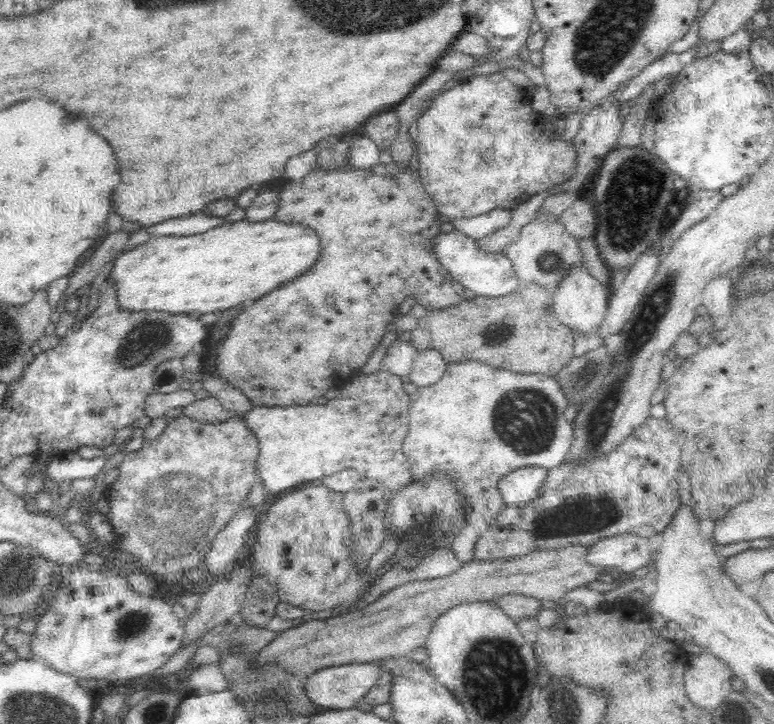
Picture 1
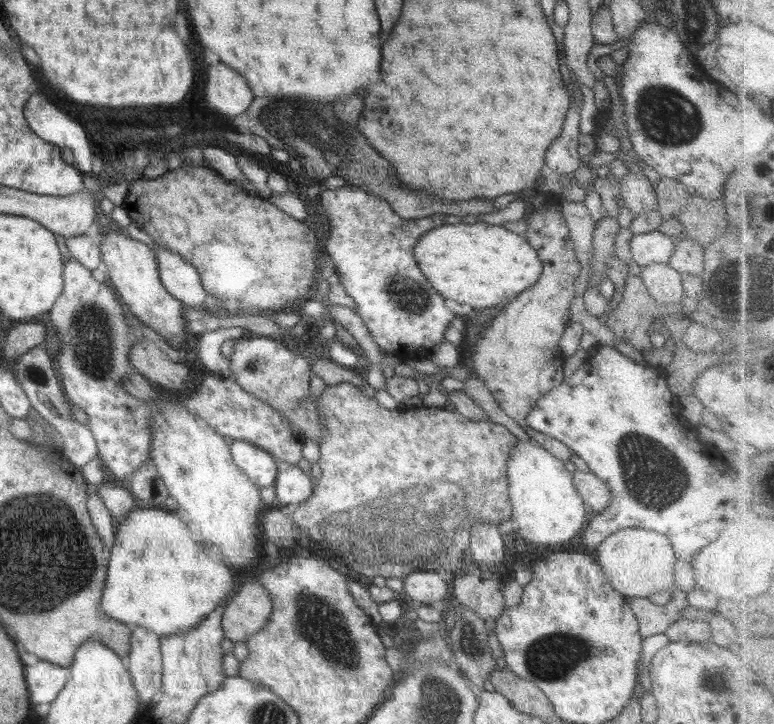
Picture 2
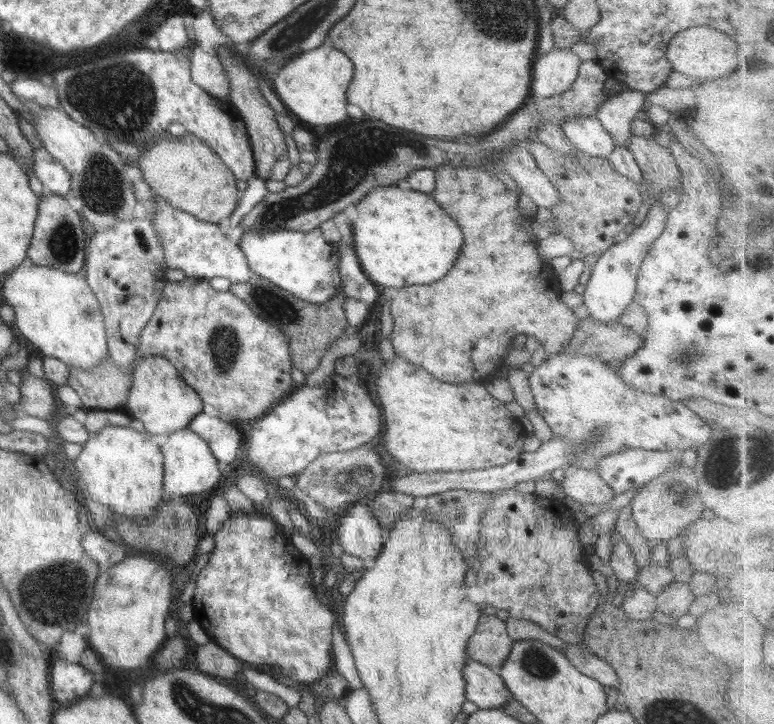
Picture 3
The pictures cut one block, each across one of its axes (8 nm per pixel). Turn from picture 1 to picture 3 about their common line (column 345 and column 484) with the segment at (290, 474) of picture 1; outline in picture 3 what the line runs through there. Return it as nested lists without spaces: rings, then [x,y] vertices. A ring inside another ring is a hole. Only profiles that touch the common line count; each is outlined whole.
[[[396,354],[394,360],[385,362],[380,366],[378,378],[372,383],[371,390],[378,393],[378,400],[380,400],[380,410],[386,417],[386,430],[382,436],[383,446],[388,452],[397,460],[401,466],[408,466],[413,472],[456,472],[464,470],[486,469],[492,466],[502,466],[514,460],[524,451],[524,440],[526,440],[527,431],[519,422],[519,419],[512,415],[510,410],[506,408],[506,403],[494,398],[487,390],[485,381],[466,382],[466,384],[450,384],[434,378],[424,368],[420,368],[404,358],[399,358]]]

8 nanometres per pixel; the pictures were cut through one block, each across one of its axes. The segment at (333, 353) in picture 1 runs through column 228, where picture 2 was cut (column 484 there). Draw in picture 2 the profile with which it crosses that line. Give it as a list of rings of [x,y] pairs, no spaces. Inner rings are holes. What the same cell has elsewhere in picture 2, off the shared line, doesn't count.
[[[538,201],[527,214],[528,230],[523,237],[538,253],[543,271],[531,288],[521,292],[502,308],[502,312],[478,338],[472,352],[472,368],[477,378],[486,383],[500,408],[542,448],[565,462],[573,455],[572,450],[552,436],[534,430],[527,423],[528,413],[535,407],[536,401],[564,380],[566,356],[560,350],[559,340],[570,321],[569,308],[576,296],[574,282],[582,272],[570,231],[562,218],[561,207],[557,203]]]

